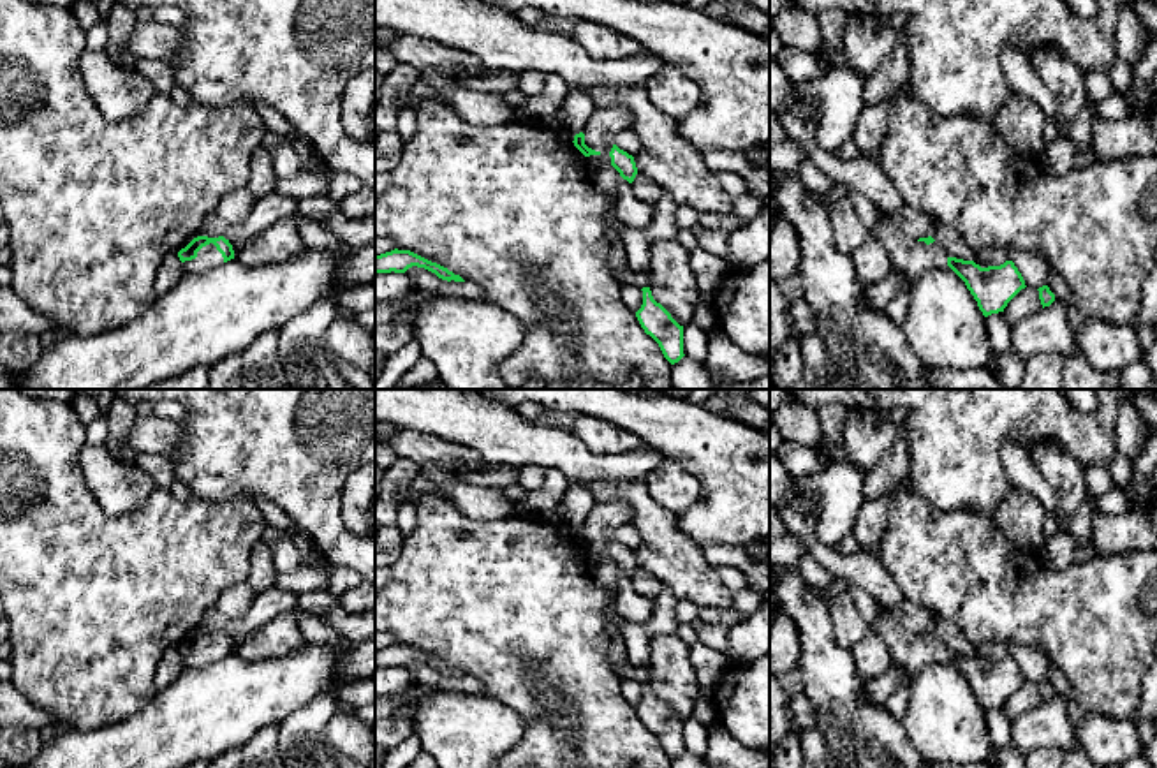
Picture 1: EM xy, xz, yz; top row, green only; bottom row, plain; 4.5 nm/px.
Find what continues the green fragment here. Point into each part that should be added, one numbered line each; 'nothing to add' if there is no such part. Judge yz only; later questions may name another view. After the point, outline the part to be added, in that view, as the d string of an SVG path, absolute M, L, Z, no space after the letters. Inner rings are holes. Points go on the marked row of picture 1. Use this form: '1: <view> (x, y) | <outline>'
1: yz (909, 258) | M882 211L873 238L888 250L893 271L903 277L903 291L909 291L923 271L933 266L947 266L947 255L939 243L926 245L912 240L893 222L891 215Z

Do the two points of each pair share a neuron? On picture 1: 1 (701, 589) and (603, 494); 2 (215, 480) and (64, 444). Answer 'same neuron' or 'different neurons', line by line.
1: same neuron
2: different neurons

